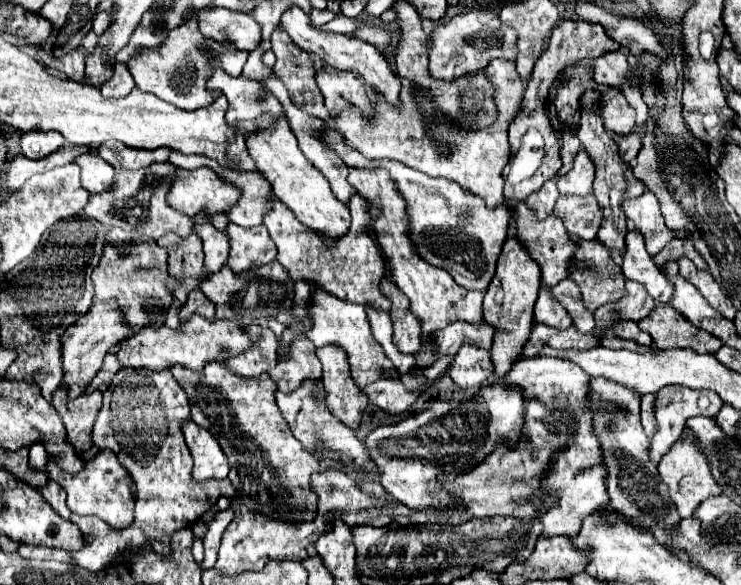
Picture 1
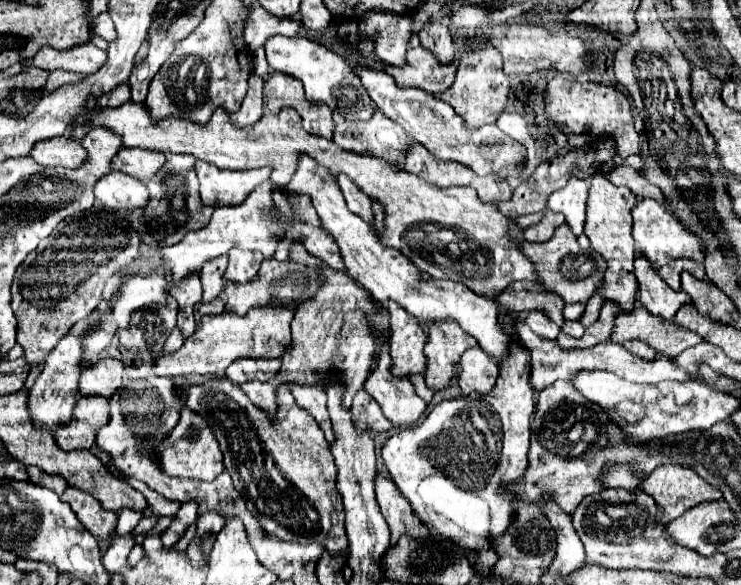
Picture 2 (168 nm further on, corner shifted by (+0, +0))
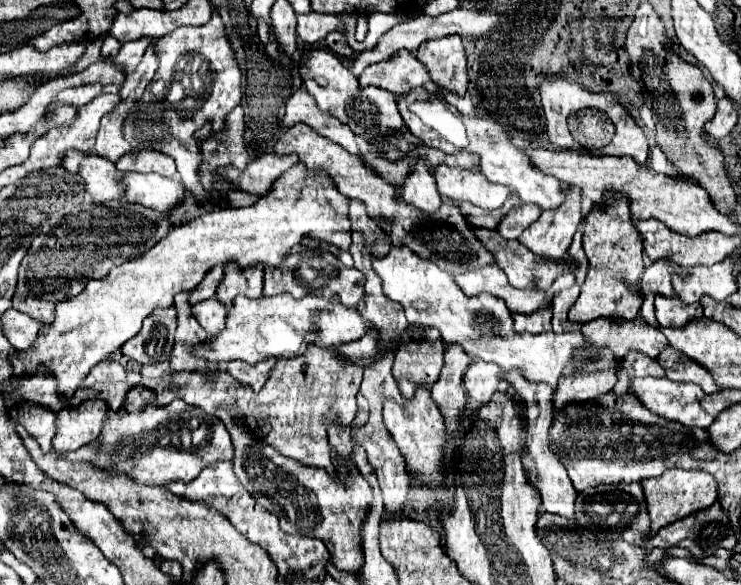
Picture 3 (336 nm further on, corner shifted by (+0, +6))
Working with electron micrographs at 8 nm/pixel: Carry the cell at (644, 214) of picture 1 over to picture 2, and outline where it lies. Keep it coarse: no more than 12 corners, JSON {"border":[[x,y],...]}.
{"border":[[658,200],[632,208],[636,248],[652,264],[704,262],[704,244]]}

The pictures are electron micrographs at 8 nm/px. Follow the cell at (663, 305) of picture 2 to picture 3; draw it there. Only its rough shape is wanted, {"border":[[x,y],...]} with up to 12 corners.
{"border":[[656,298],[662,328],[686,326],[704,318],[700,302]]}

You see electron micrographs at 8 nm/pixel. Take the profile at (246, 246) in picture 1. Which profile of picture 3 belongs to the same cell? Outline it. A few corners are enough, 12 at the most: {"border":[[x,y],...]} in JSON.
{"border":[[224,266],[216,290],[230,308],[236,296],[262,298],[262,266]]}

